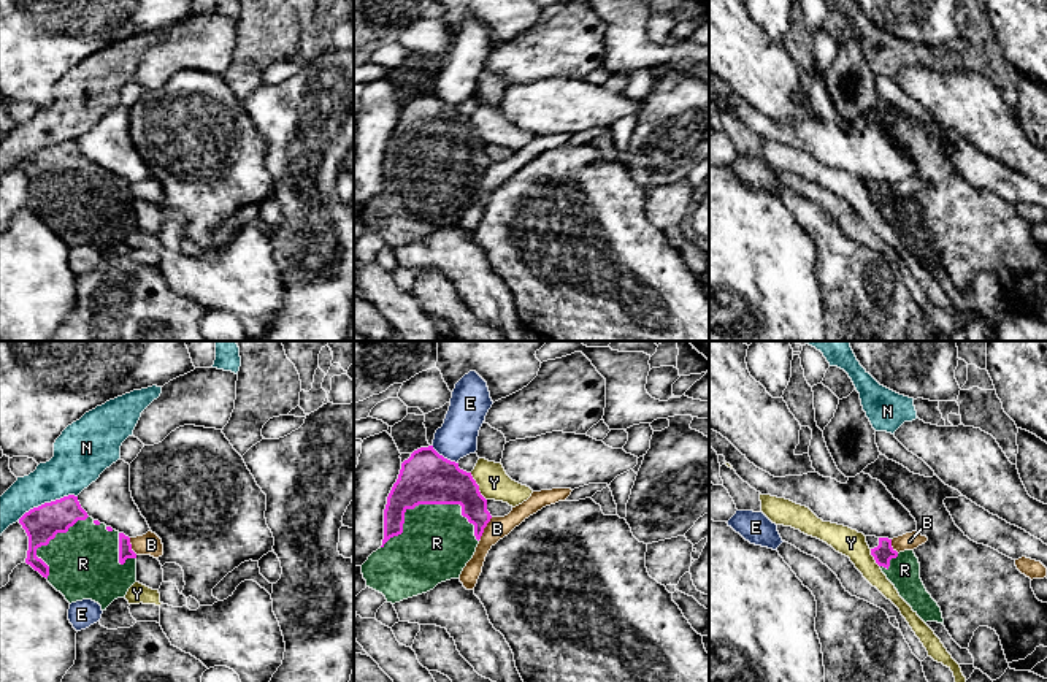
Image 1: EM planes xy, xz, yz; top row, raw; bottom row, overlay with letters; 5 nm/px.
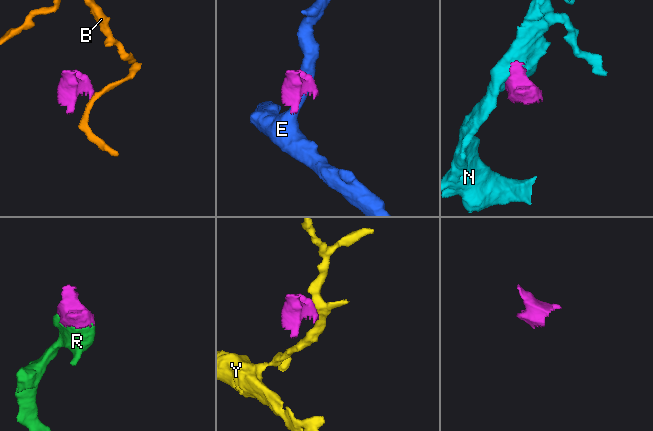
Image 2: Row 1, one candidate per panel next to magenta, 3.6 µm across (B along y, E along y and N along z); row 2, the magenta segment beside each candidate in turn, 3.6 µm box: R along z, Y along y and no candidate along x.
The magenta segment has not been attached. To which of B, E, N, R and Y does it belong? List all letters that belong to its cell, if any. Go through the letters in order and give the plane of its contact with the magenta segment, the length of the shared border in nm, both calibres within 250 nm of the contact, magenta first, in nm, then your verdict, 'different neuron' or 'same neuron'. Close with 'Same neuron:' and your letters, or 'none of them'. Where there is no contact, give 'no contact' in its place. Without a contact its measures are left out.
B: contact in xz; length 130 nm; calibres 180 and 110 nm; different neuron
E: contact in xz; length 160 nm; calibres 280 and 200 nm; different neuron
N: contact in xy; length 340 nm; calibres 180 and 240 nm; different neuron
R: contact in xz; length 500 nm; calibres 280 and 360 nm; same neuron
Y: contact in xz; length 170 nm; calibres 260 and 160 nm; different neuron
Same neuron: R

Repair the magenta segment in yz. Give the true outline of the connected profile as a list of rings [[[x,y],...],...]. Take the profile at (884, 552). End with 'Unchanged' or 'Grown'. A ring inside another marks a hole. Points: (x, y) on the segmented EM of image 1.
[[[879,538],[879,546],[871,549],[871,555],[887,579],[895,585],[899,596],[925,623],[938,622],[944,625],[941,607],[920,579],[920,563],[914,550],[898,554],[892,547],[892,539]]]. Grown

